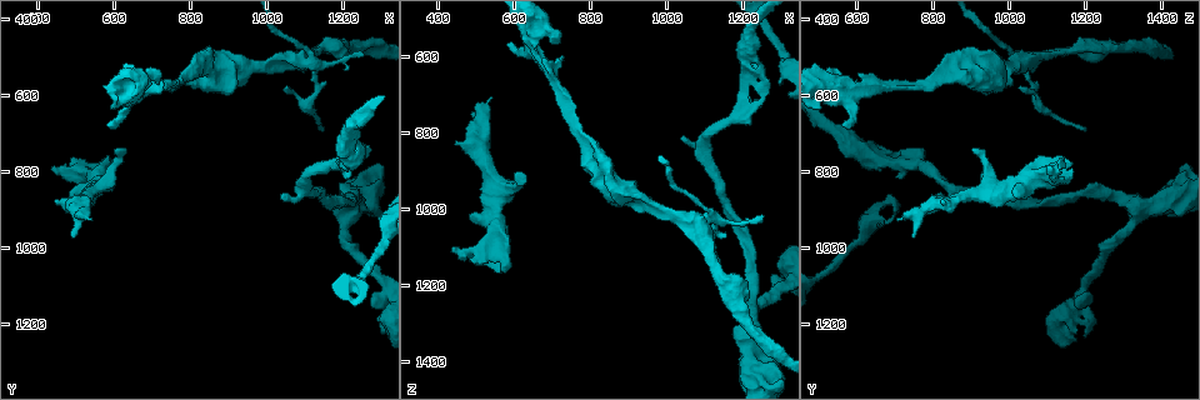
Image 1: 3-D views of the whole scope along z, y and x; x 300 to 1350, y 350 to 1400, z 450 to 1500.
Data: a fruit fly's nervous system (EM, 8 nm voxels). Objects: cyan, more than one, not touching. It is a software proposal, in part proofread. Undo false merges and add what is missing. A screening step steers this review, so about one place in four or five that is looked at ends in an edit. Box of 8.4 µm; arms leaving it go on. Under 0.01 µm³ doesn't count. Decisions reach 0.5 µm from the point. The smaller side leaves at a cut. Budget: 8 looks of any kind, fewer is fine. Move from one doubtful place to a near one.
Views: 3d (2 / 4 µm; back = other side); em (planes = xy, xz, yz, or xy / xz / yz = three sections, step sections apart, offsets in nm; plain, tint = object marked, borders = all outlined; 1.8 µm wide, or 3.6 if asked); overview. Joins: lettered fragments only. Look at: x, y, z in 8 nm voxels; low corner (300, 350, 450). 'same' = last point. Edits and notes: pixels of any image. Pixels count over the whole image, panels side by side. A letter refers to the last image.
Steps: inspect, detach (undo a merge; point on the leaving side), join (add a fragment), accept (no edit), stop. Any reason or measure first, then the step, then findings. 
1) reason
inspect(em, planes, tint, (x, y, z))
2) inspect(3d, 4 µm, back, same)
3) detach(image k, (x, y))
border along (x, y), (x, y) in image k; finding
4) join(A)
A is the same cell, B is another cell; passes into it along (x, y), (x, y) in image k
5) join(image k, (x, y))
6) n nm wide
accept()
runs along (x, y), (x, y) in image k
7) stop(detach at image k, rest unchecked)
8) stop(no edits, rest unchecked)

looks like a crossing
inspect(em, 3.6 µm, xy, step 4, tint, (850, 540, 930))

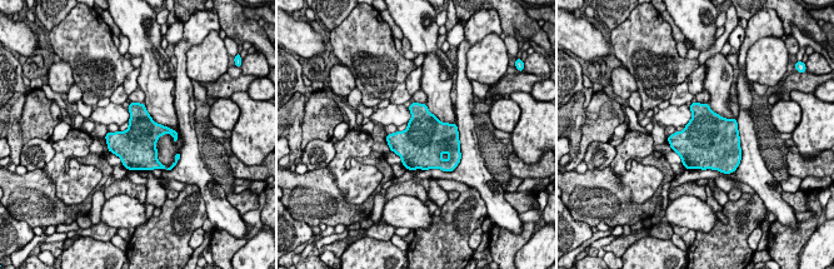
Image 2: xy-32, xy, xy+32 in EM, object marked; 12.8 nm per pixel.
inspect(em, 3.6 µm, planes, borders, same)

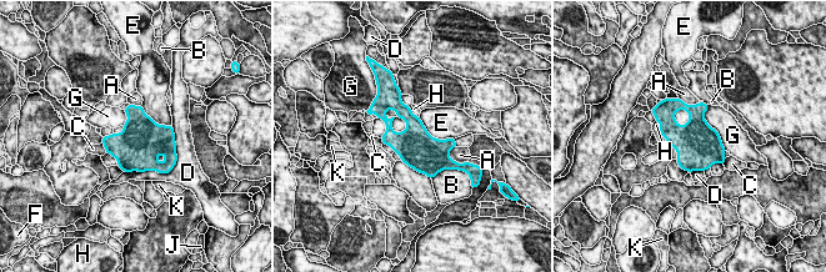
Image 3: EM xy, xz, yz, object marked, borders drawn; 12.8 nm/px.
G touches over 650 nm
accept()
A, B, C, D, E, F, G, H, J and K are other cells; border along (419, 117), (432, 136), (454, 139) in image 3; all the same neuron

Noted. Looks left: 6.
branch stops here
inspect(3d, 2 µm, (605, 750, 900))

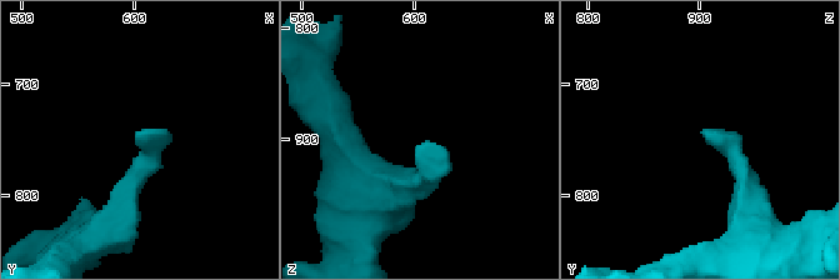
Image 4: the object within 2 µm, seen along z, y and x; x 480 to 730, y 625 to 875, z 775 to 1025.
inspect(em, 3.6 µm, yz, step 16, borders, (608, 744, 902))

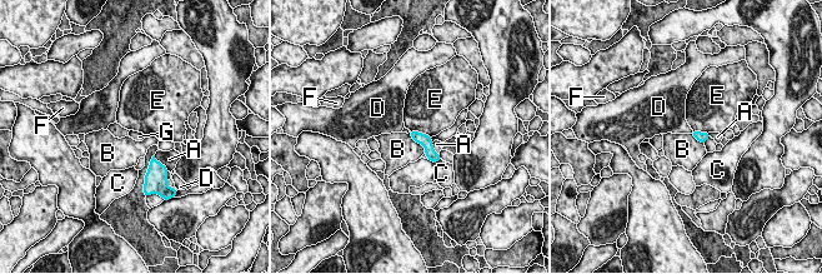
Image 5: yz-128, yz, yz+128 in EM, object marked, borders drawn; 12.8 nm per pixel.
accept()
A, B, C, D, E, F and G are other cells; runs along (414, 134), (436, 158) in image 5; no lettered fragment goes on from it

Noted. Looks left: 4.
an open end
inspect(em, xy, step 4, tint, (715, 575, 565))

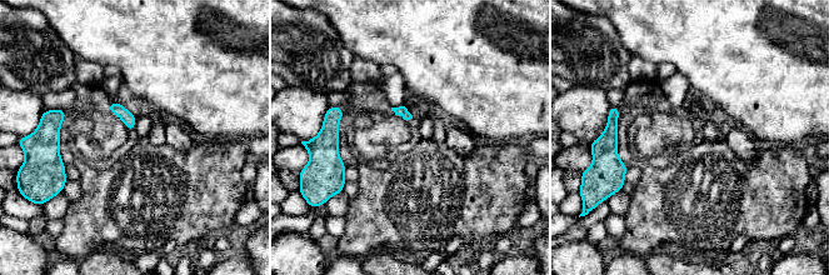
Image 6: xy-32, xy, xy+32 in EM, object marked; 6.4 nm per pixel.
inspect(em, planes, borders, same)

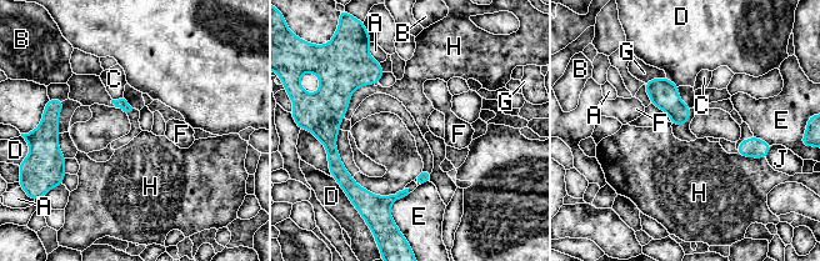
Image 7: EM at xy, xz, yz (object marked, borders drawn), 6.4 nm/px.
accept()
A, B, C, D, E, F, G, H and J are other cells; border along (374, 84), (353, 93), (344, 116) in image 7; no lettered fragment goes on from it

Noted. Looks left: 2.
stop(no edits, rest unchecked)

